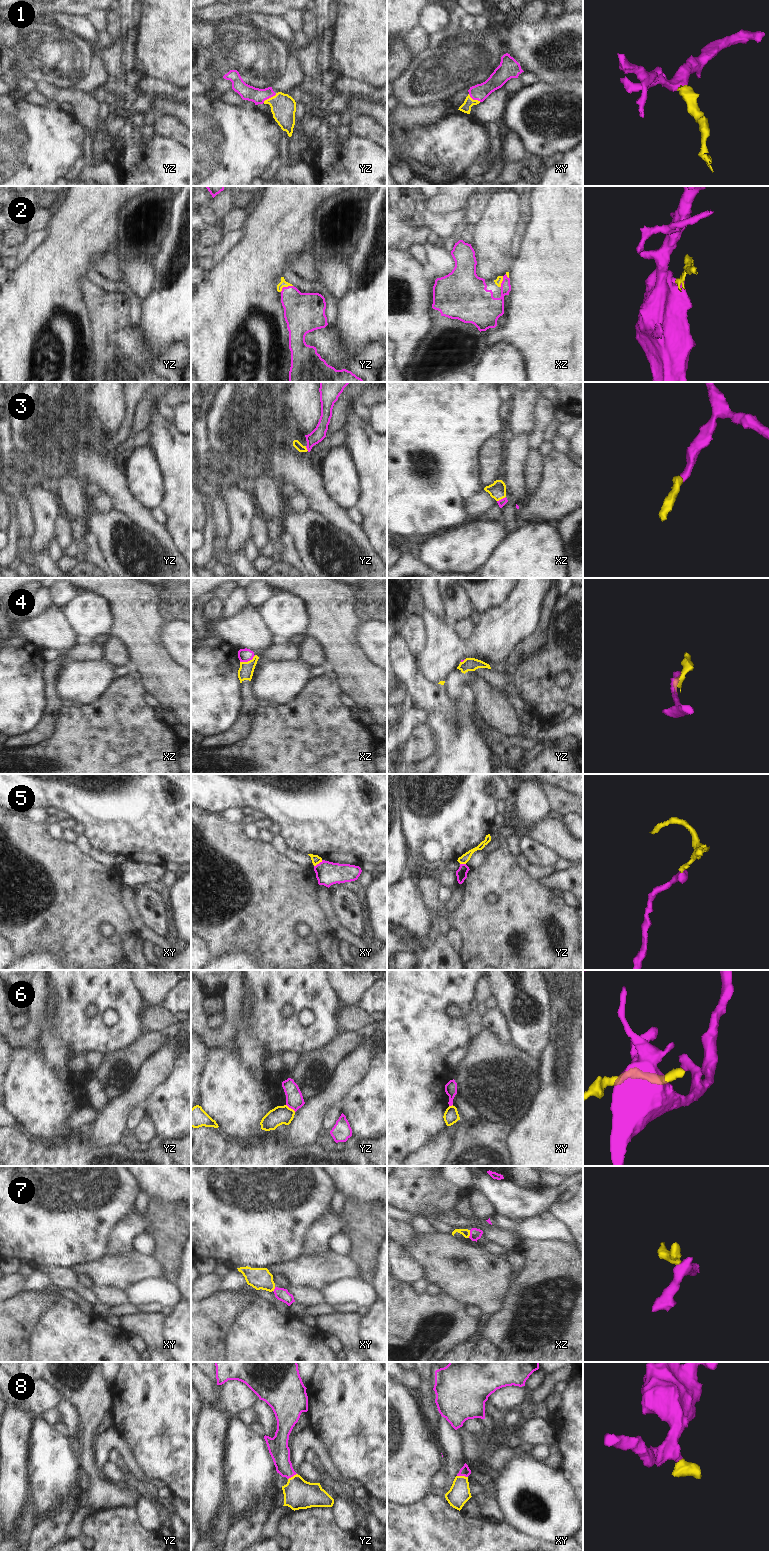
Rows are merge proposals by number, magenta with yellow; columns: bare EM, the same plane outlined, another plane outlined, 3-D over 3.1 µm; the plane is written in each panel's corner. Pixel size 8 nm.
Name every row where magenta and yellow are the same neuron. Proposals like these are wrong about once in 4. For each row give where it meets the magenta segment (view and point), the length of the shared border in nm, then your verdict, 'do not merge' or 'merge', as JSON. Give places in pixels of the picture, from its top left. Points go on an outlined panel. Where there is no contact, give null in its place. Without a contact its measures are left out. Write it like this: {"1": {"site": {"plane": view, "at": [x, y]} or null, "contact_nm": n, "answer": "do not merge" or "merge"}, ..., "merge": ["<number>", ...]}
{"1": {"site": {"plane": "yz", "at": [269, 97]}, "contact_nm": 130, "answer": "merge"}, "2": {"site": {"plane": "yz", "at": [285, 287]}, "contact_nm": 120, "answer": "merge"}, "3": {"site": {"plane": "xz", "at": [501, 499]}, "contact_nm": 80, "answer": "merge"}, "4": {"site": {"plane": "xz", "at": [247, 661]}, "contact_nm": 140, "answer": "do not merge"}, "5": {"site": {"plane": "xy", "at": [319, 863]}, "contact_nm": 90, "answer": "do not merge"}, "6": {"site": {"plane": "yz", "at": [291, 1108]}, "contact_nm": 100, "answer": "do not merge"}, "7": {"site": {"plane": "xz", "at": [470, 1234]}, "contact_nm": 70, "answer": "merge"}, "8": {"site": {"plane": "xy", "at": [462, 1475]}, "contact_nm": 90, "answer": "merge"}, "merge": ["1", "2", "3", "7", "8"]}

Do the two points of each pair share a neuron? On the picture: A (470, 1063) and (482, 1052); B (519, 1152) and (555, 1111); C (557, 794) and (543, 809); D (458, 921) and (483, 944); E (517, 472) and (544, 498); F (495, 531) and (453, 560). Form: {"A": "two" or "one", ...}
{"A": "one", "B": "one", "C": "two", "D": "one", "E": "two", "F": "one"}

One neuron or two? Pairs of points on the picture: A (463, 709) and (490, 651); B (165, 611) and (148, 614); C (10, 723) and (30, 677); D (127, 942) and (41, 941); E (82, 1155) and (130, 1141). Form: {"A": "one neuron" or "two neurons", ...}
{"A": "two neurons", "B": "two neurons", "C": "one neuron", "D": "two neurons", "E": "two neurons"}

